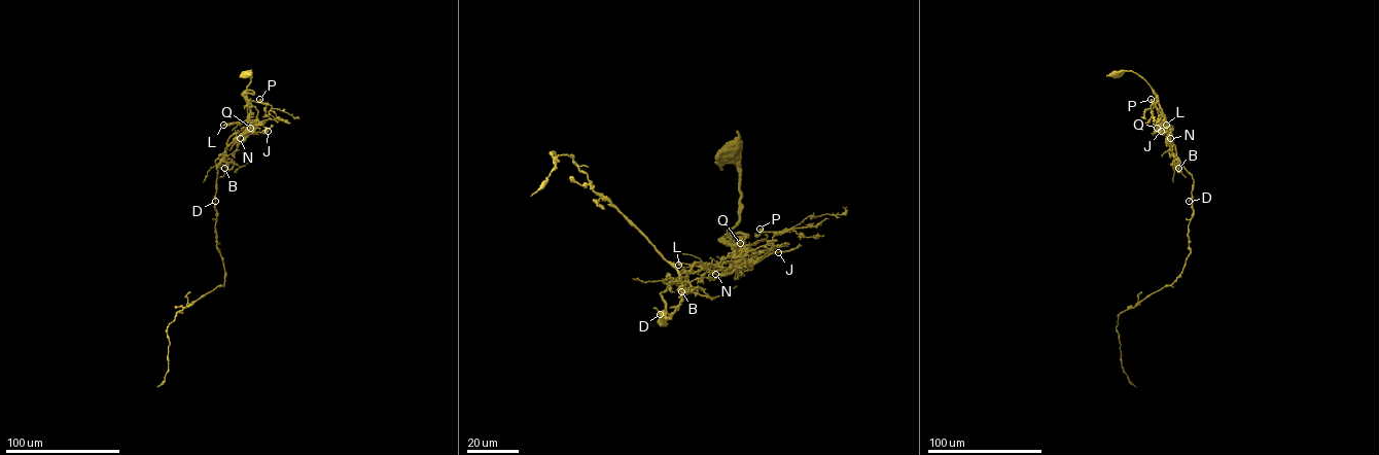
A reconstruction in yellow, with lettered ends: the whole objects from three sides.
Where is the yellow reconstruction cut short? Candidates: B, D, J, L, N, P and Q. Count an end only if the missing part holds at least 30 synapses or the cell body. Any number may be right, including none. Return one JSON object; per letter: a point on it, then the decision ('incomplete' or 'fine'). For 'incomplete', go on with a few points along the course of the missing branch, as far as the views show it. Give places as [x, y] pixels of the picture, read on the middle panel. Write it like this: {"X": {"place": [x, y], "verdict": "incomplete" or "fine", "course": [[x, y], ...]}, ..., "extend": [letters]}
{"B": {"place": [681, 291], "verdict": "fine"}, "D": {"place": [660, 314], "verdict": "fine"}, "J": {"place": [778, 252], "verdict": "fine"}, "L": {"place": [678, 265], "verdict": "fine"}, "N": {"place": [715, 274], "verdict": "fine"}, "P": {"place": [759, 229], "verdict": "fine"}, "Q": {"place": [740, 243], "verdict": "fine"}, "extend": []}

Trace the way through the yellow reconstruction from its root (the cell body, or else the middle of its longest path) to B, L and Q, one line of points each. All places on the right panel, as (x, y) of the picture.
B: (1116, 74), (1133, 71), (1153, 90), (1159, 112), (1168, 127), (1166, 142), (1171, 147), (1178, 168)
L: (1116, 74), (1133, 71), (1147, 82), (1166, 125)
Q: (1116, 74), (1133, 71), (1147, 82), (1161, 110), (1161, 130), (1157, 128)

